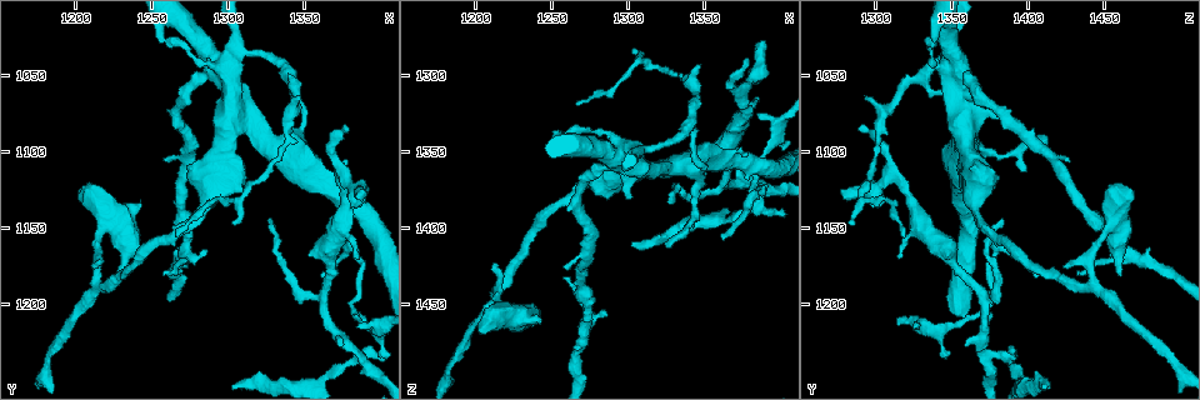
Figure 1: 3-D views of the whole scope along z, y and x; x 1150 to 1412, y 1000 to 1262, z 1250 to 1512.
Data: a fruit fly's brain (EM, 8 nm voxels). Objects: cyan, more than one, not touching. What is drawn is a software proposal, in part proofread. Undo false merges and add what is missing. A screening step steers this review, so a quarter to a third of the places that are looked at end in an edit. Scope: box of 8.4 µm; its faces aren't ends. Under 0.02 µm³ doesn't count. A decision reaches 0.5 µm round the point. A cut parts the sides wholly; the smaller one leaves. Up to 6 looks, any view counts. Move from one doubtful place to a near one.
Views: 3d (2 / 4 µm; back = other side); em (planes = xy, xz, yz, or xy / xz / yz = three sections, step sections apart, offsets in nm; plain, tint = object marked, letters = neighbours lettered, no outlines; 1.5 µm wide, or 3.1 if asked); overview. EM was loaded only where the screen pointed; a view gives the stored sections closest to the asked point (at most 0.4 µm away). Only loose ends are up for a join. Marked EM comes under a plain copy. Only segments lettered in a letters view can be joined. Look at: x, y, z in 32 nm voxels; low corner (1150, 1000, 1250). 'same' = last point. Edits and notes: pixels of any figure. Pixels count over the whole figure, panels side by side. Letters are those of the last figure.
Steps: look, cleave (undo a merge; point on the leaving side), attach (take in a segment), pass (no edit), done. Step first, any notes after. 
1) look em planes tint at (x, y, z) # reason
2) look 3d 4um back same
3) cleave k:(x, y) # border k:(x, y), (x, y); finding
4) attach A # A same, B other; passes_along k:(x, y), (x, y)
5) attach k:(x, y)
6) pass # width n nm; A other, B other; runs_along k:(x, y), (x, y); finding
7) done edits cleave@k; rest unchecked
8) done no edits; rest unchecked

look em planes letters at (1260, 1108, 1430) # free end

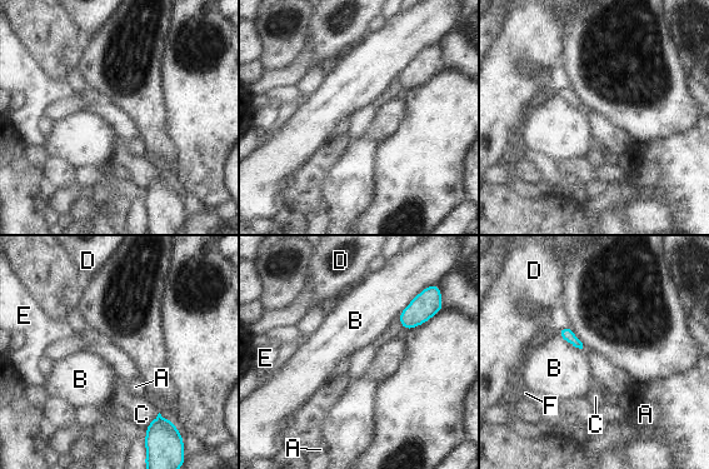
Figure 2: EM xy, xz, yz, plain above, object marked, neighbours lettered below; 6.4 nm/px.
pass # A other, B other, C other, D other, E other, F other; border 2:(419, 293), (397, 317); no lettered segment goes on from it

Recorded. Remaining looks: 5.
look em planes letters at (1328, 1144, 1384) # thin end

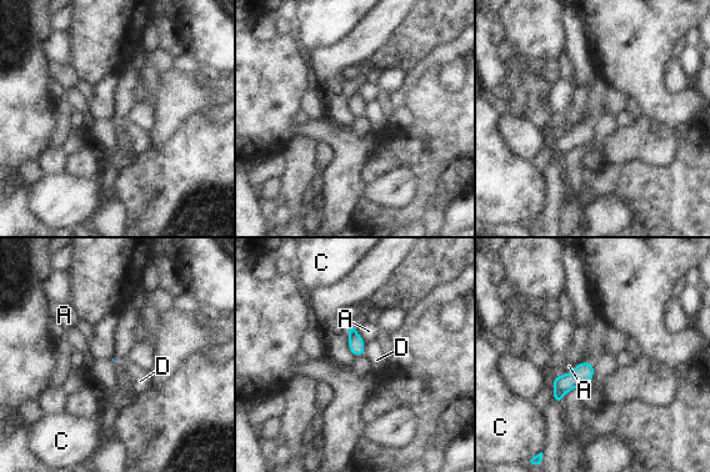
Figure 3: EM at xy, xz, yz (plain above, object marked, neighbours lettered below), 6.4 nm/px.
pass # A other, C other, D other; border 3:(365, 342), (365, 352), (363, 355); no lettered segment goes on from it

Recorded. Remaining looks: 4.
look 3d 4um at (1364, 1182, 1404) # an open end

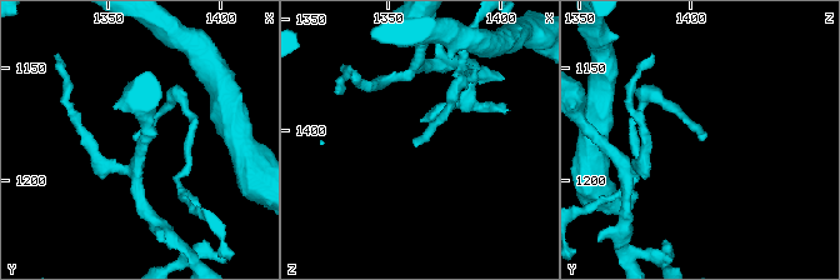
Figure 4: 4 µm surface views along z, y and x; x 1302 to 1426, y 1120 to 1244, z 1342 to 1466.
look em planes tint at (1363, 1183, 1404) # shape alone is not enough

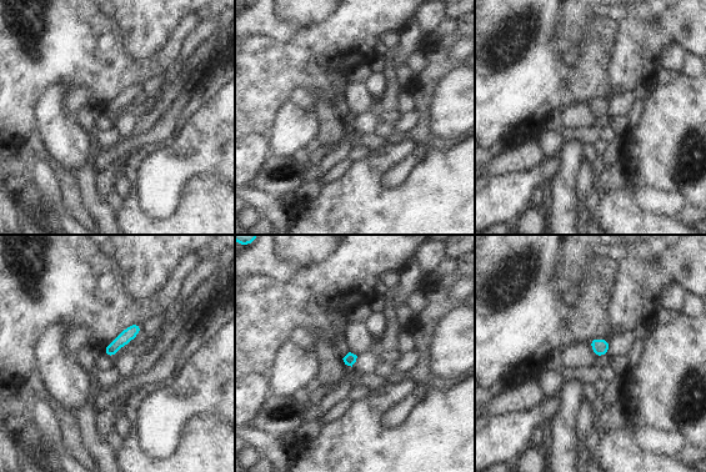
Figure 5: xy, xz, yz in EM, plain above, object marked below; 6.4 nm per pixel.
look em planes letters same # see the neighbours

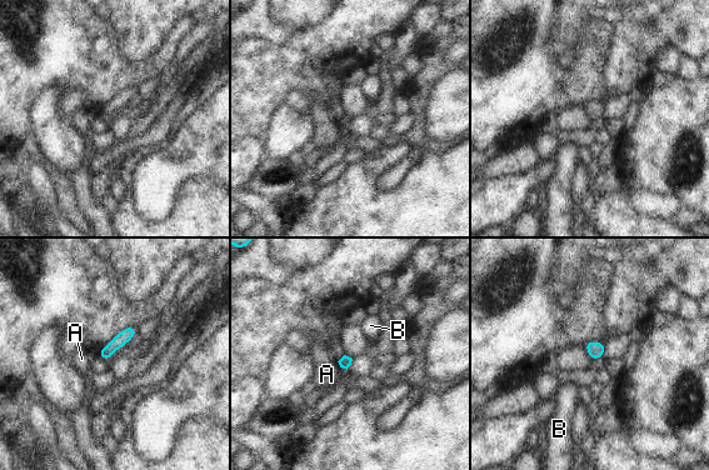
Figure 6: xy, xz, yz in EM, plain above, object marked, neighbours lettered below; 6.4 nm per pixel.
pass # A other, B other; runs_along 6:(133, 329), (105, 353), (101, 353); no lettered segment goes on from it

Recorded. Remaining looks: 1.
done no edits; rest unchecked

